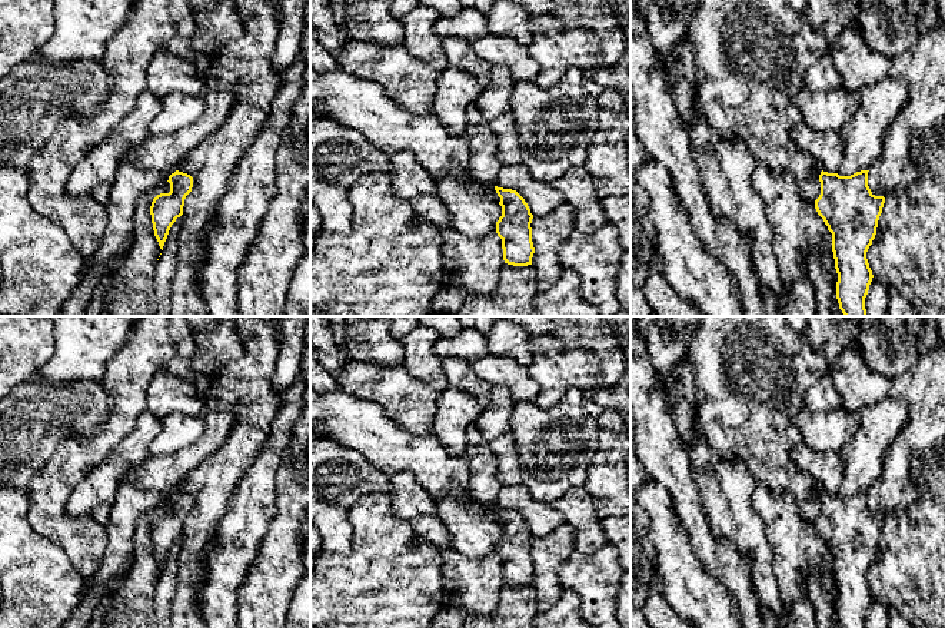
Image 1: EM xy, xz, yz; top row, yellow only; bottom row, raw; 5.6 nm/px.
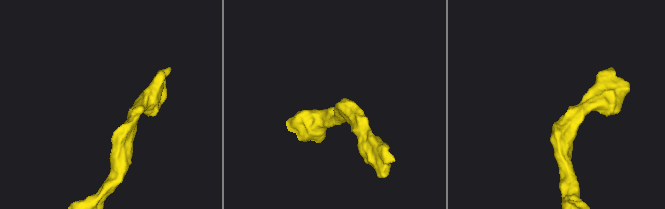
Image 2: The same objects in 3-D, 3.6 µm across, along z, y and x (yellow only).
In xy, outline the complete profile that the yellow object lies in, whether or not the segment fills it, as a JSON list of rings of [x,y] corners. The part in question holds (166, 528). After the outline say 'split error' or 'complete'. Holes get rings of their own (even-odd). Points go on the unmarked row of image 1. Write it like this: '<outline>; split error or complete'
[[[179,491],[167,502],[170,512],[157,515],[150,526],[154,556],[162,571],[172,545],[183,535],[184,519],[193,508],[193,498]]]; complete

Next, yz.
[[[861,491],[851,496],[821,492],[821,515],[815,529],[832,554],[832,572],[838,594],[836,619],[839,628],[865,628],[865,618],[872,602],[866,572],[876,555],[878,541],[885,524],[884,516],[875,516],[868,506],[868,492]]]; complete

